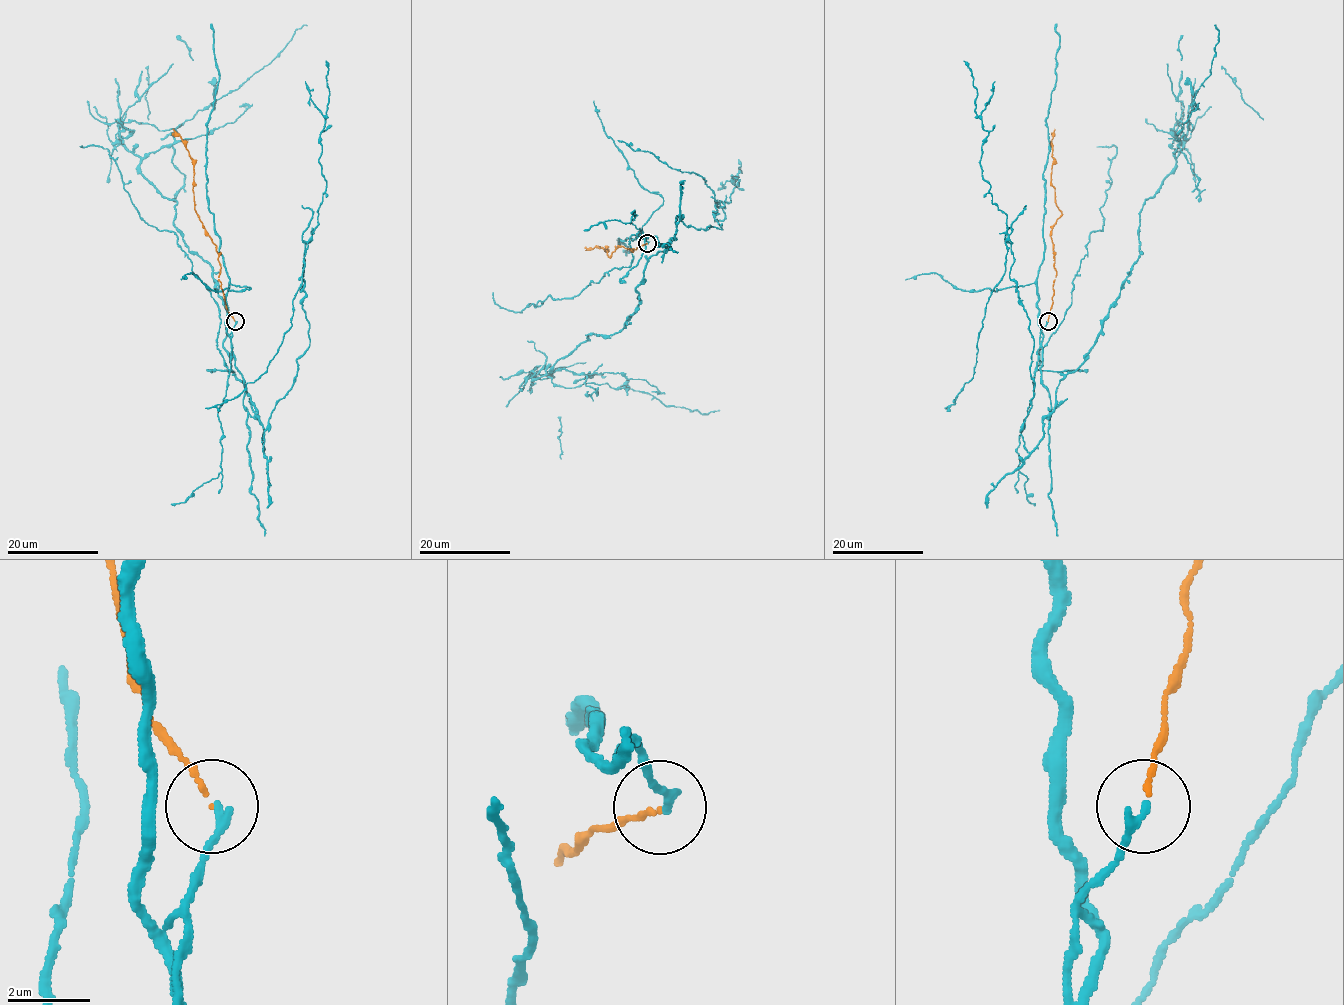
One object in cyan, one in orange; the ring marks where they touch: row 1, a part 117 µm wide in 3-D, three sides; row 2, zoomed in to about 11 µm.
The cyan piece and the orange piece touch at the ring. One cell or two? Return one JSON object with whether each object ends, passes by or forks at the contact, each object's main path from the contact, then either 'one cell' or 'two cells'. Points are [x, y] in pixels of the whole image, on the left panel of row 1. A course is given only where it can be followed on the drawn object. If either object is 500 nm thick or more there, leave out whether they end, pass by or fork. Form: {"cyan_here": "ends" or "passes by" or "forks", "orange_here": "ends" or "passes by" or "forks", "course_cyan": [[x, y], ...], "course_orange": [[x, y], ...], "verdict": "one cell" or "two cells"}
{"cyan_here": "ends", "orange_here": "ends", "course_cyan": [[235, 321], [254, 416], [213, 268], [120, 125], [176, 128], [307, 25]], "course_orange": [[234, 321], [225, 304], [218, 278], [218, 252], [197, 214], [192, 188], [193, 160], [185, 142], [173, 128]], "verdict": "two cells"}

